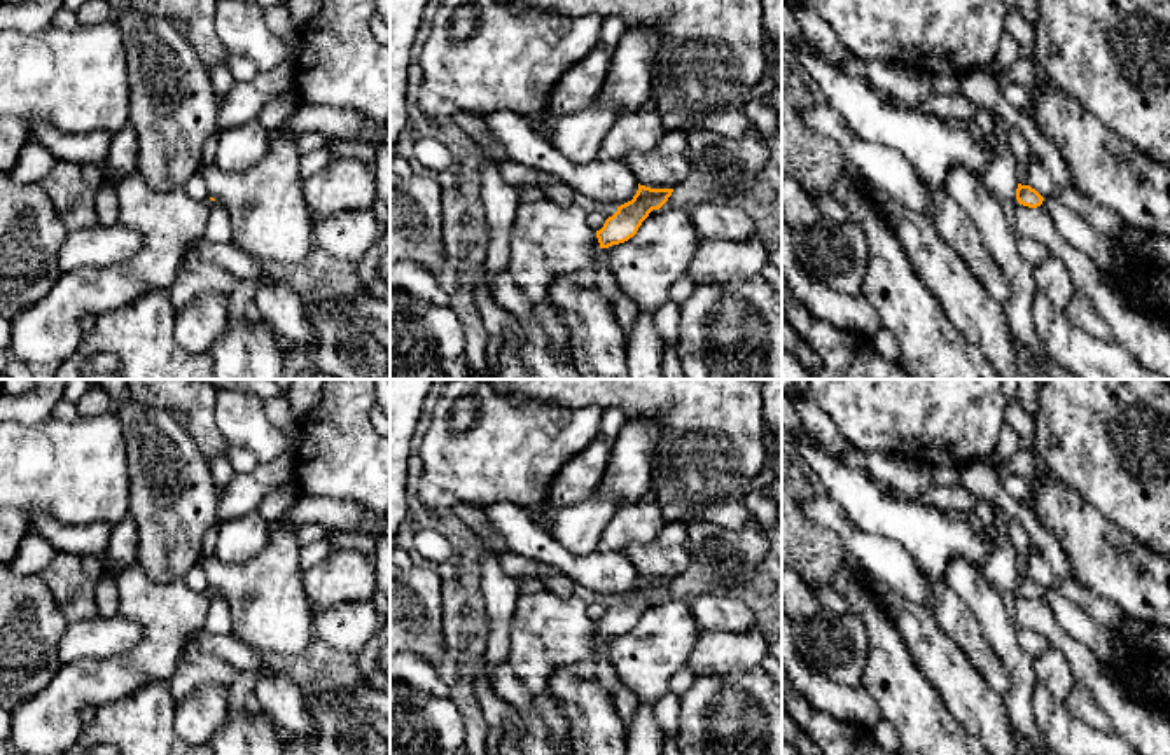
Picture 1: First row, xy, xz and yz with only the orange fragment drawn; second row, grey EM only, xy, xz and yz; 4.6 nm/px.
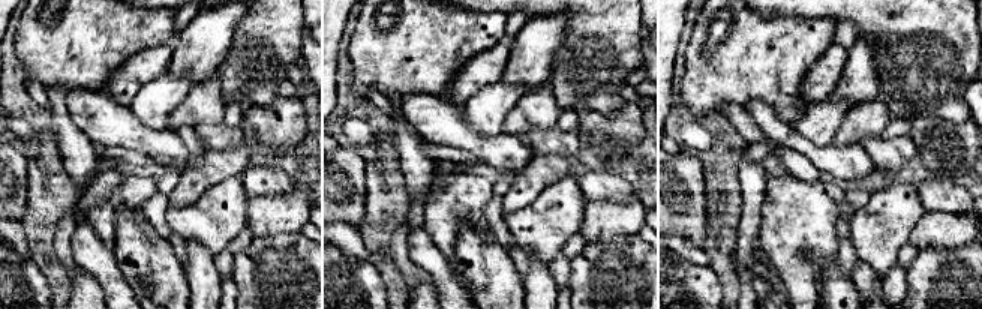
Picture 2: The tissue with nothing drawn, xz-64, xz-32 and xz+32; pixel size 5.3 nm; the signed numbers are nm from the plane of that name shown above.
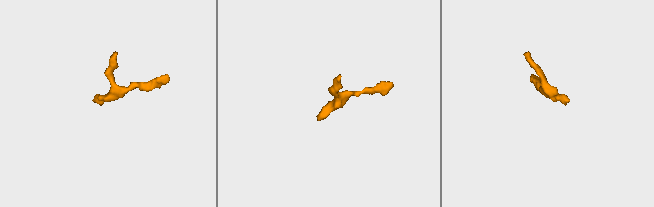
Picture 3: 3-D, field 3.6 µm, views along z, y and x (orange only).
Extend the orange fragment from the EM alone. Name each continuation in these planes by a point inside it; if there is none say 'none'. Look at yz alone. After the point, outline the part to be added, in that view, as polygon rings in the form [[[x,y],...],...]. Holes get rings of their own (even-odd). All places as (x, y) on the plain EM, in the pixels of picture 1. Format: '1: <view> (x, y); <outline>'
1: yz (1109, 645); [[[1044,591],[1041,598],[1051,606],[1058,626],[1097,654],[1133,699],[1160,710],[1156,689],[1133,668],[1132,648],[1121,631],[1098,626],[1077,605],[1055,591]]]

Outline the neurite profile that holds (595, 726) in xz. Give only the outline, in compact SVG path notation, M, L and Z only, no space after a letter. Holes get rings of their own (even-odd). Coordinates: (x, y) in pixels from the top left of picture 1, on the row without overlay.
M560 668L549 687L570 724L574 755L628 755L628 729L598 678L582 680Z

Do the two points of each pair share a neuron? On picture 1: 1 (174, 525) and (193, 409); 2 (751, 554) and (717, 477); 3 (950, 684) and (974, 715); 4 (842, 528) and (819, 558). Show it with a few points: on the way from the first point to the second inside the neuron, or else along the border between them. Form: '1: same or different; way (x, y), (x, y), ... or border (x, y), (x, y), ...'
1: different; border (158, 408), (163, 408), (179, 422), (208, 462)
2: different; border (751, 516), (740, 528), (721, 528), (700, 521)
3: same; way (957, 691), (974, 708)
4: different; border (803, 511), (835, 535), (849, 558)

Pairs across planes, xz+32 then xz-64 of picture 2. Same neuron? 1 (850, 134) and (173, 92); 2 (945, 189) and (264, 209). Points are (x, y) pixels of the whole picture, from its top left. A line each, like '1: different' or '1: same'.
1: different
2: different

